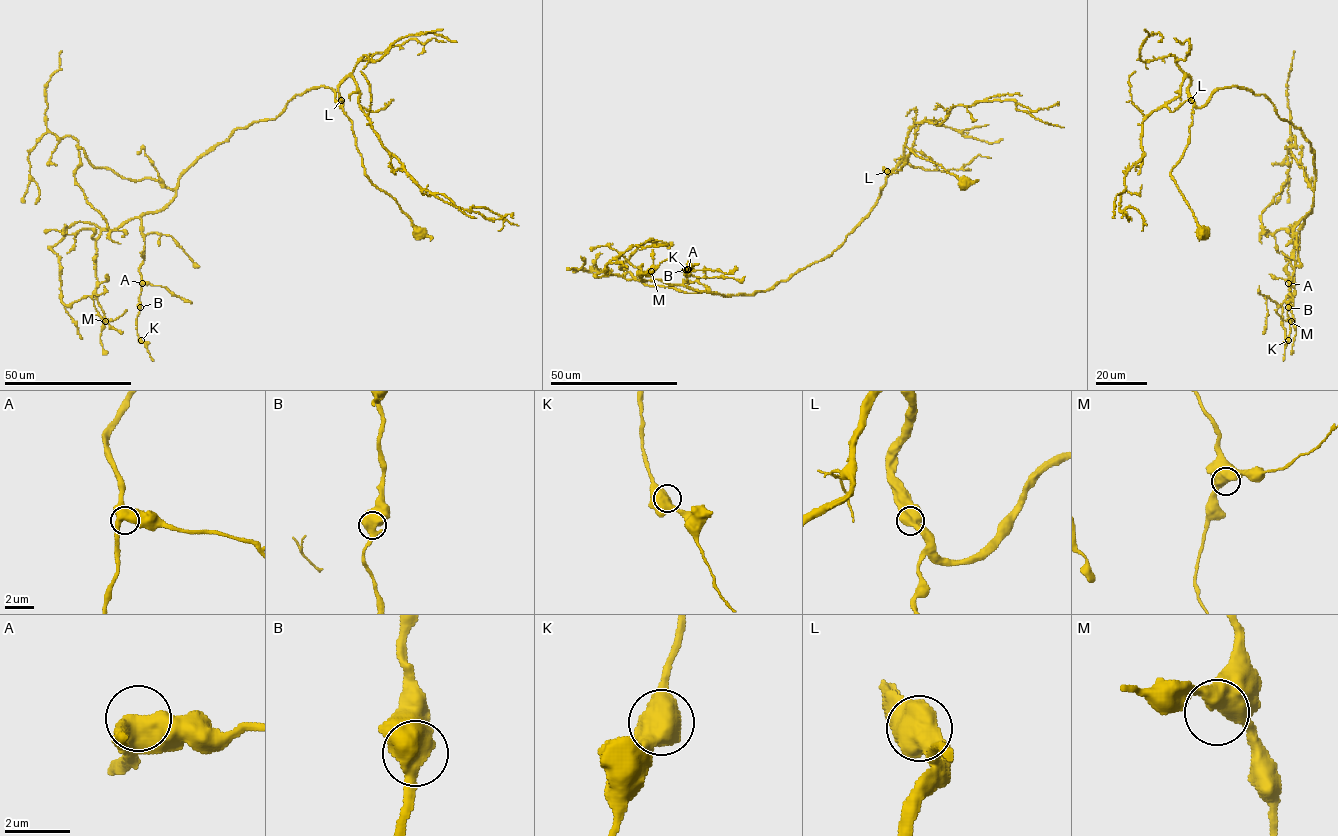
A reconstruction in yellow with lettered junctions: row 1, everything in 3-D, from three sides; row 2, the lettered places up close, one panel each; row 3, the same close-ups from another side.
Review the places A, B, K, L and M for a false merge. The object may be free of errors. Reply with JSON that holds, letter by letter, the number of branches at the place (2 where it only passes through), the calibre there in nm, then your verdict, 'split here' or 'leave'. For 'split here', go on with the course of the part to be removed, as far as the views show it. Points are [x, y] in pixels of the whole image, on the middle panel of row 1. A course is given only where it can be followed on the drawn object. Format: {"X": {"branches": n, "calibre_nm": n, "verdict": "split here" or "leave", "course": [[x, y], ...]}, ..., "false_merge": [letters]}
{"A": {"branches": 2, "calibre_nm": 600, "verdict": "leave"}, "B": {"branches": 2, "calibre_nm": 700, "verdict": "leave"}, "K": {"branches": 2, "calibre_nm": 650, "verdict": "leave"}, "L": {"branches": 2, "calibre_nm": 700, "verdict": "leave"}, "M": {"branches": 2, "calibre_nm": 600, "verdict": "leave"}, "false_merge": []}

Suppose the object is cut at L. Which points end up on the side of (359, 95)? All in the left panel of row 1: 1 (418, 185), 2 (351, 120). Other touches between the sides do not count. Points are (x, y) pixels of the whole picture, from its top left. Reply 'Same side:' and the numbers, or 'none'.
Same side: 1

